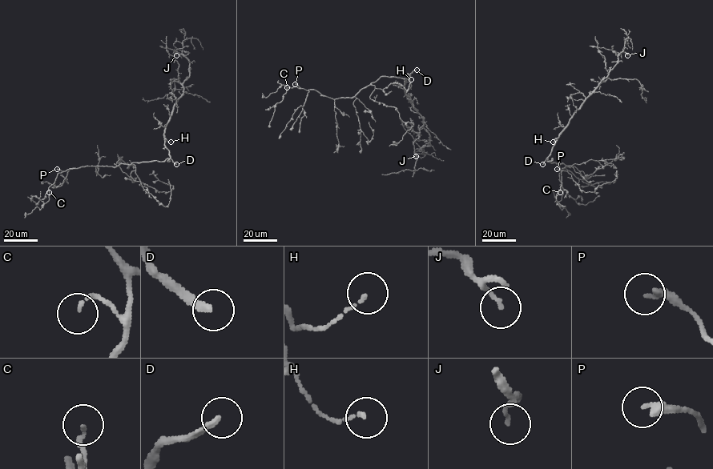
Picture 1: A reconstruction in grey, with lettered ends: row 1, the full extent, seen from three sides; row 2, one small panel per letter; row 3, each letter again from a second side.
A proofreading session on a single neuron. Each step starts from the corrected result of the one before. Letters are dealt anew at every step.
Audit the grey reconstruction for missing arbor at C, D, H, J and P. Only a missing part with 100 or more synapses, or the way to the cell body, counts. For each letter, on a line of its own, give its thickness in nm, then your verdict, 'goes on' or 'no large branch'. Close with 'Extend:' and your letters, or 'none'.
C: 110 nm thick; no large branch
D: 240 nm thick; goes on
H: 130 nm thick; no large branch
J: 140 nm thick; no large branch
P: 260 nm thick; no large branch
Extend: D

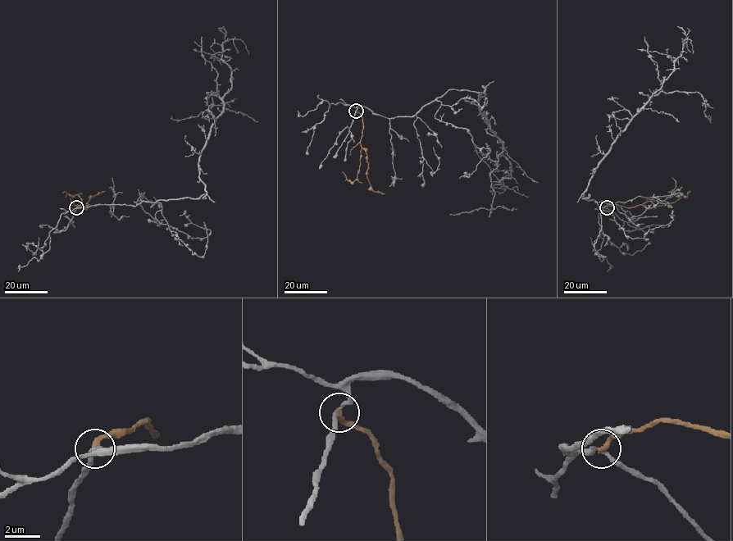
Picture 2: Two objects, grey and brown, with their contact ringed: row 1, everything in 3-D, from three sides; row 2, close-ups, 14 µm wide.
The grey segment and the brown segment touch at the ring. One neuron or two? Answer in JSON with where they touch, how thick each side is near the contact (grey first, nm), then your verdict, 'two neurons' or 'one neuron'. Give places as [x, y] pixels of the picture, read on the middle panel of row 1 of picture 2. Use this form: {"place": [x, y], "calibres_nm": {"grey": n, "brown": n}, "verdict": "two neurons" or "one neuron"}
{"place": [356, 111], "calibres_nm": {"grey": 240, "brown": 300}, "verdict": "two neurons"}

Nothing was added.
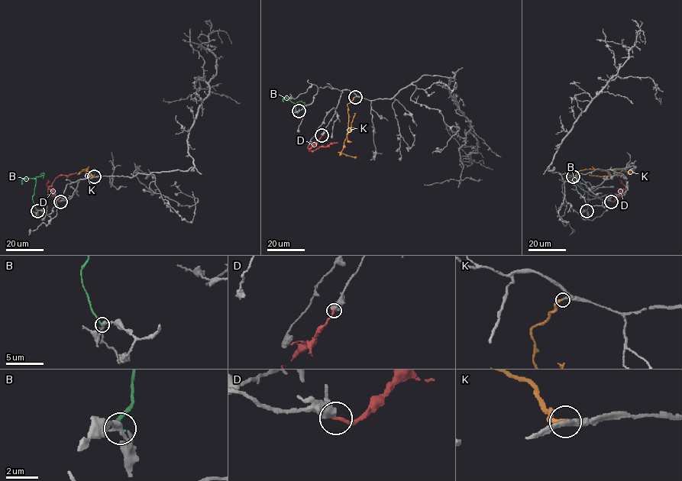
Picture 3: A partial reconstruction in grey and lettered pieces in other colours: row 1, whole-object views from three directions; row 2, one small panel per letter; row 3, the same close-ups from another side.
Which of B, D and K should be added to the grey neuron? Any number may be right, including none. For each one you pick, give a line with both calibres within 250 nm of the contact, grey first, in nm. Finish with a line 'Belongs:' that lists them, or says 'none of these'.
K: 220/280 nm
Belongs: K

